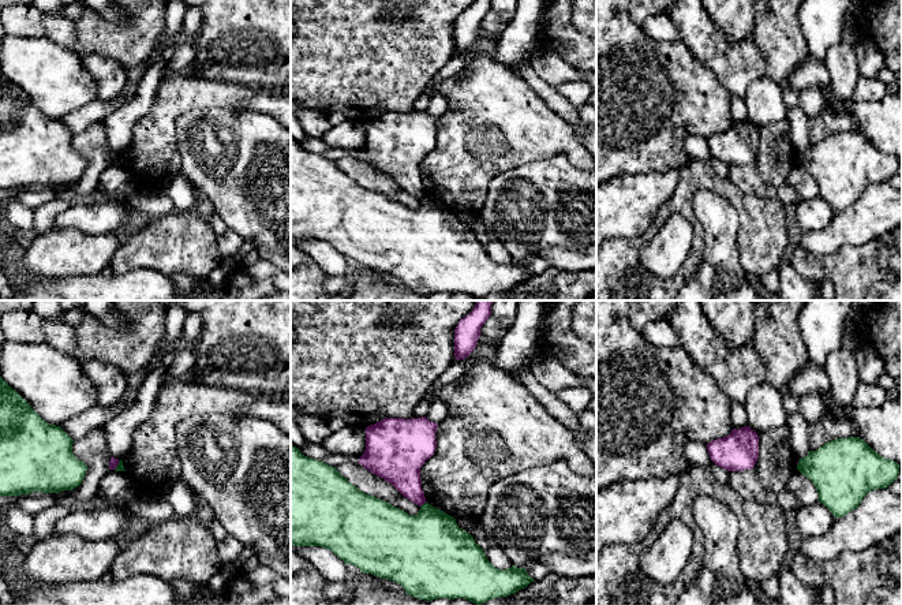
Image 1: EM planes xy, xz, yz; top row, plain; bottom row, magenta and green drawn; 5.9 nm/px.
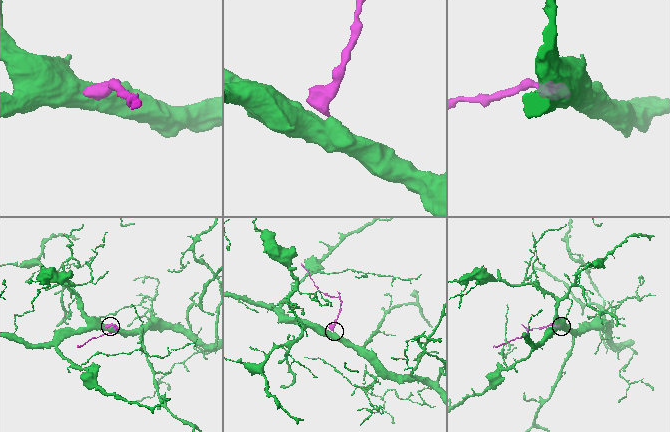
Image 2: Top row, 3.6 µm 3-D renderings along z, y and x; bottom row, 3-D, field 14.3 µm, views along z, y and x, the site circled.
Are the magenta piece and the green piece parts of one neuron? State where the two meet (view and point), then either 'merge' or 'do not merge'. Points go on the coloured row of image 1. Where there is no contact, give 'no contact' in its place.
contact xz (422, 504); do not merge

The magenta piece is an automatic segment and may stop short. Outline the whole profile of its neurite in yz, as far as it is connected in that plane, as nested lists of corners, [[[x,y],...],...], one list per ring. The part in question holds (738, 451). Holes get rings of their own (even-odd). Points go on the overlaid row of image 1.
[[[749,426],[733,429],[729,436],[708,442],[707,449],[711,460],[727,471],[751,470],[759,458],[759,436]]]

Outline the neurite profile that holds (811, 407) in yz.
[[[809,392],[798,399],[798,412],[811,425],[824,417],[824,406],[820,392]]]

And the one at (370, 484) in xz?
[[[347,462],[337,466],[336,470],[363,493],[381,498],[408,515],[418,515],[420,509],[418,504],[404,497],[392,483],[373,474],[362,464]]]

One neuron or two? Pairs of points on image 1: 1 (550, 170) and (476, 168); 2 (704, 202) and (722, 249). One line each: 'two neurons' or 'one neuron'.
1: two neurons
2: one neuron

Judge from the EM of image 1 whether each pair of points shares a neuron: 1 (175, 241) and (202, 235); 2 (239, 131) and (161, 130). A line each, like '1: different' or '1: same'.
1: same
2: different

